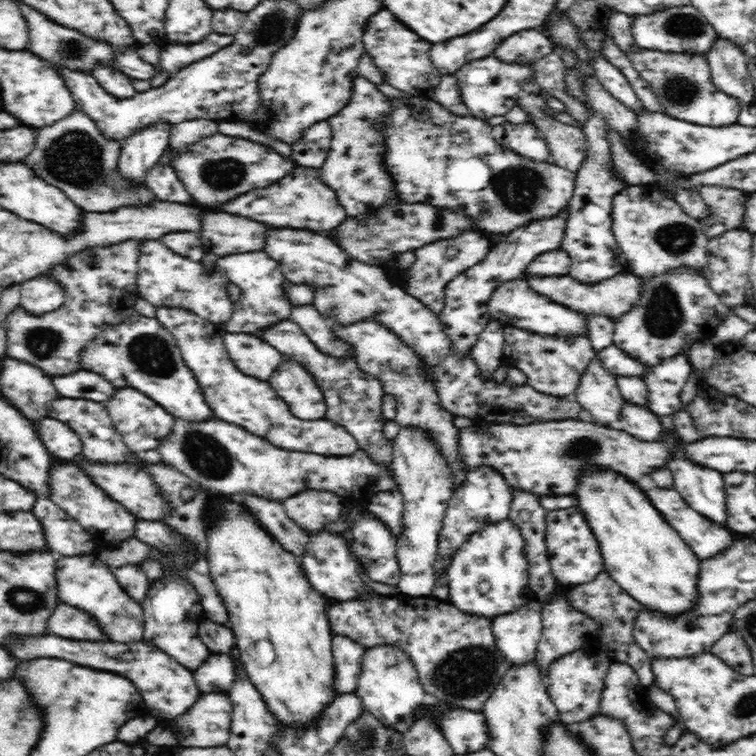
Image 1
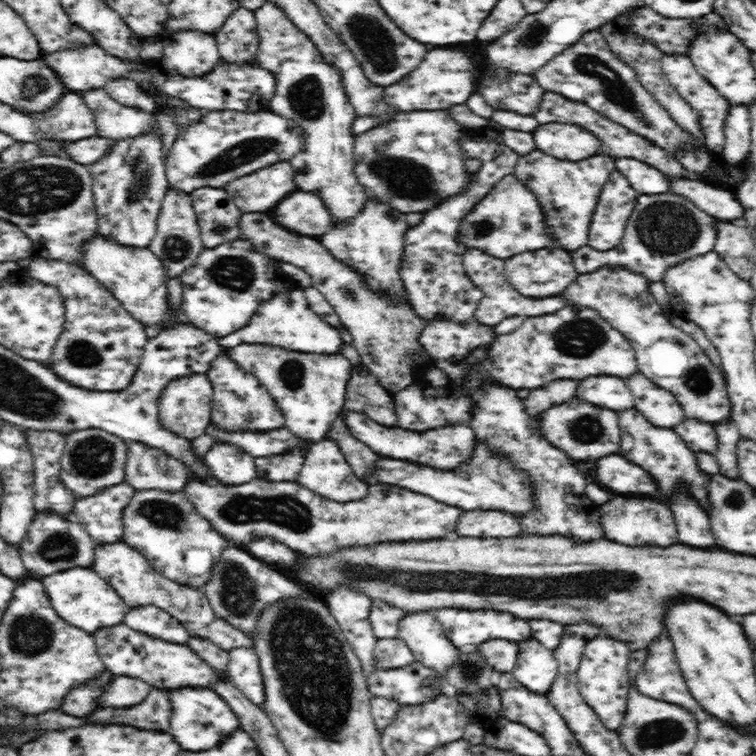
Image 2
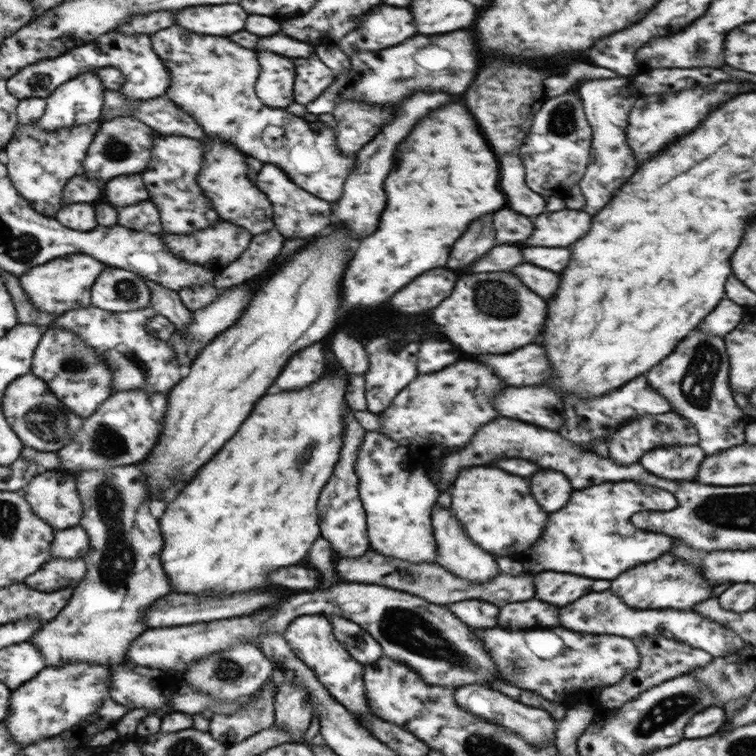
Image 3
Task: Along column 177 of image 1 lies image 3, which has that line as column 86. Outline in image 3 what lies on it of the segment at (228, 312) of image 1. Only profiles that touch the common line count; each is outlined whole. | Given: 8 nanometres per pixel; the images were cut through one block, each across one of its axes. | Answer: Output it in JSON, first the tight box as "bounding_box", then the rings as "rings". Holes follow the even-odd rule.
{"bounding_box":[18,253,106,318],"rings":[[[74,253],[31,268],[18,279],[34,308],[39,312],[49,312],[56,318],[66,311],[86,308],[91,305],[92,286],[104,268],[106,265],[98,259],[88,254]]]}

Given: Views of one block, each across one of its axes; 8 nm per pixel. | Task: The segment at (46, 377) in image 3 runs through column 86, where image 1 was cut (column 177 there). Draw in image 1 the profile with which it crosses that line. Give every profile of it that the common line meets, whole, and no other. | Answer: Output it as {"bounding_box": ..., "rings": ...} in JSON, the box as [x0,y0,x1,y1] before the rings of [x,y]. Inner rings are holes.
{"bounding_box":[83,314,214,422],"rings":[[[131,314],[120,324],[106,327],[83,350],[83,369],[101,374],[114,388],[135,388],[163,406],[170,414],[187,422],[214,420],[212,409],[207,405],[194,373],[184,363],[175,338],[156,317]]]}

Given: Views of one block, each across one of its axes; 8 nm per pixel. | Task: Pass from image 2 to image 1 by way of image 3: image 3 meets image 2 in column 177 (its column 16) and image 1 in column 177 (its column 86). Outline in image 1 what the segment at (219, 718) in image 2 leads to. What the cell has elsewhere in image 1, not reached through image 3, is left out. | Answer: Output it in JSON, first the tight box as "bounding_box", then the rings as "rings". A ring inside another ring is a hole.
{"bounding_box":[3,634,202,718],"rings":[[[54,634],[44,636],[26,636],[24,640],[10,640],[3,646],[18,662],[25,662],[42,658],[64,658],[74,664],[84,665],[103,671],[114,672],[130,678],[136,688],[142,692],[141,696],[152,714],[157,718],[176,718],[184,714],[196,699],[202,694],[196,685],[192,671],[174,661],[166,652],[160,651],[154,643],[140,641],[134,643],[118,643],[111,641],[64,640]]]}

